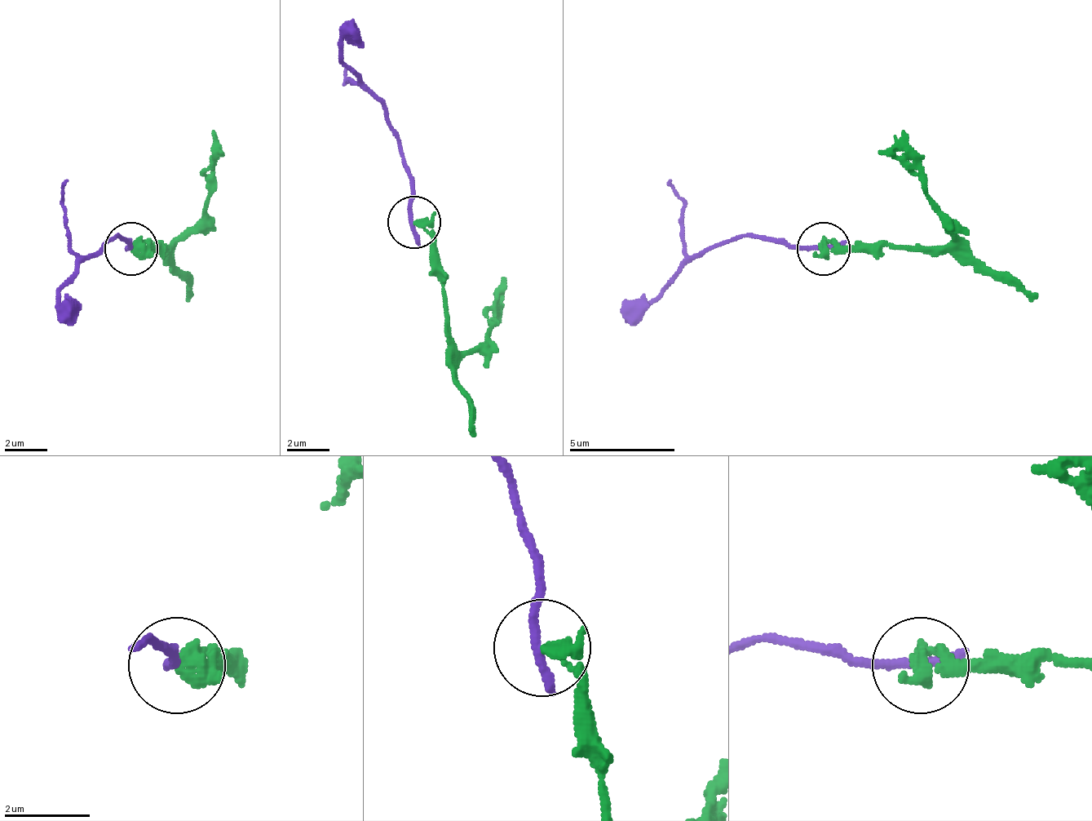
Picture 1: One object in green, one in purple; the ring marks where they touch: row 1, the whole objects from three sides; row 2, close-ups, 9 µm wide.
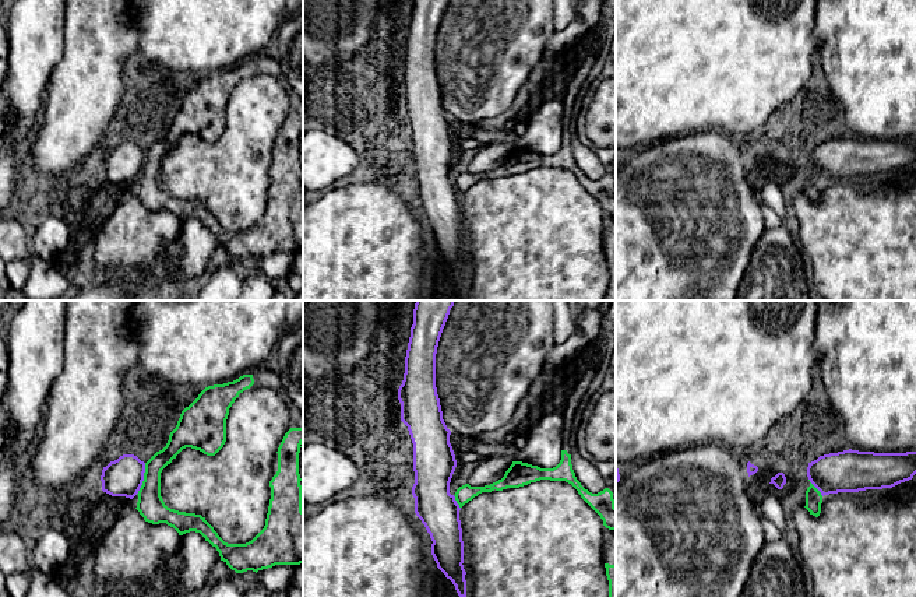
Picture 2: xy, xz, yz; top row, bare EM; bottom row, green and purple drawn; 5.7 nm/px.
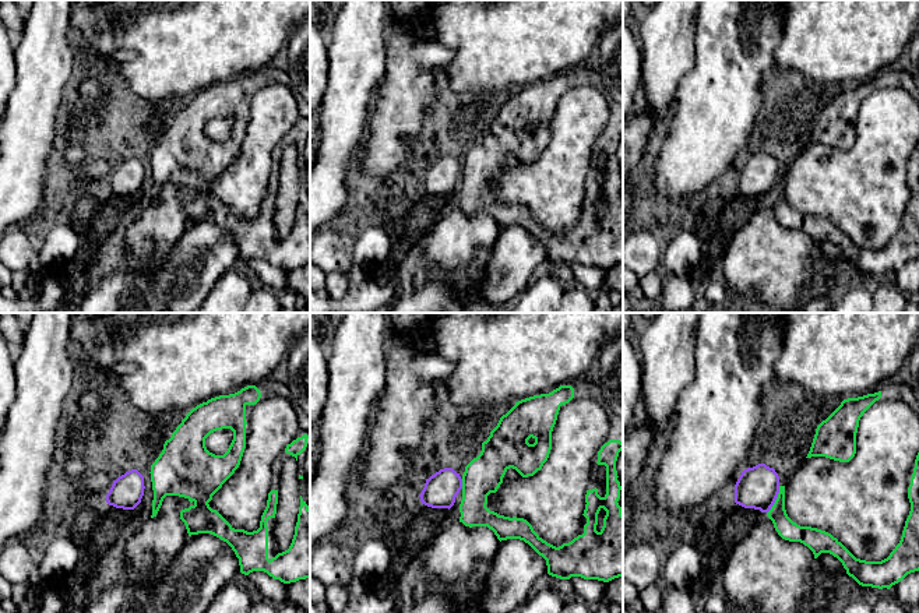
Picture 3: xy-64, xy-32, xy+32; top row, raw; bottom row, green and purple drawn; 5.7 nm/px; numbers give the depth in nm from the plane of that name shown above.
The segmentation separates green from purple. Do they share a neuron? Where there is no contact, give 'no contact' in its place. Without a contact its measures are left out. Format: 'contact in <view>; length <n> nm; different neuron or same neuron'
contact in xy; length 190 nm; different neuron

